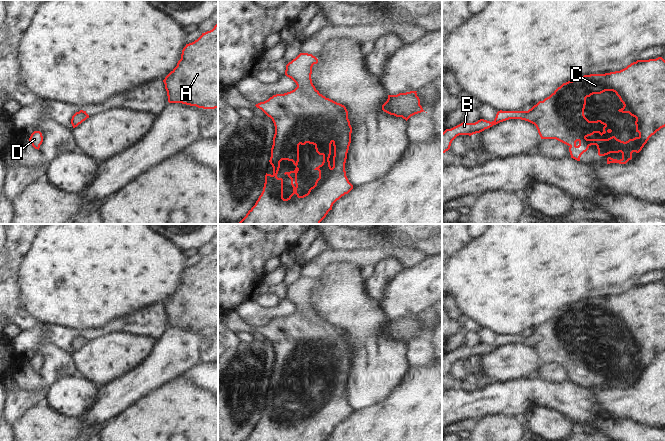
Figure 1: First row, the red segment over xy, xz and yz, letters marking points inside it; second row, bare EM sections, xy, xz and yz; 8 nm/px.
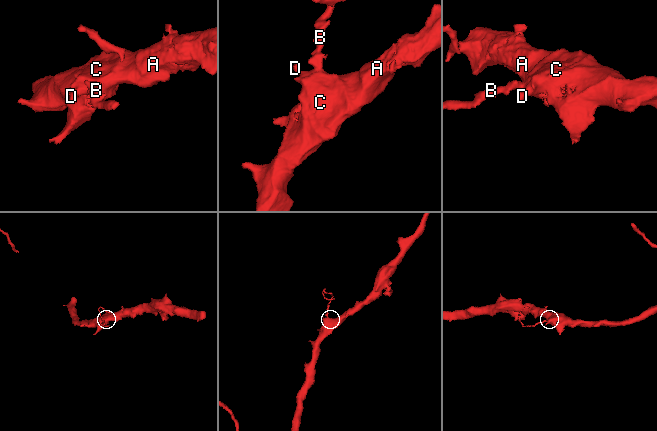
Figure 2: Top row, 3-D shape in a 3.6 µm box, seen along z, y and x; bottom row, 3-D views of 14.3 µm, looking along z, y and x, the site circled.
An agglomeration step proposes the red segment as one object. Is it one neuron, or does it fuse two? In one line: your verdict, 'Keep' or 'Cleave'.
Keep

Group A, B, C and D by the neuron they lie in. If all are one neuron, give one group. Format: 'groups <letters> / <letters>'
groups A B C D

